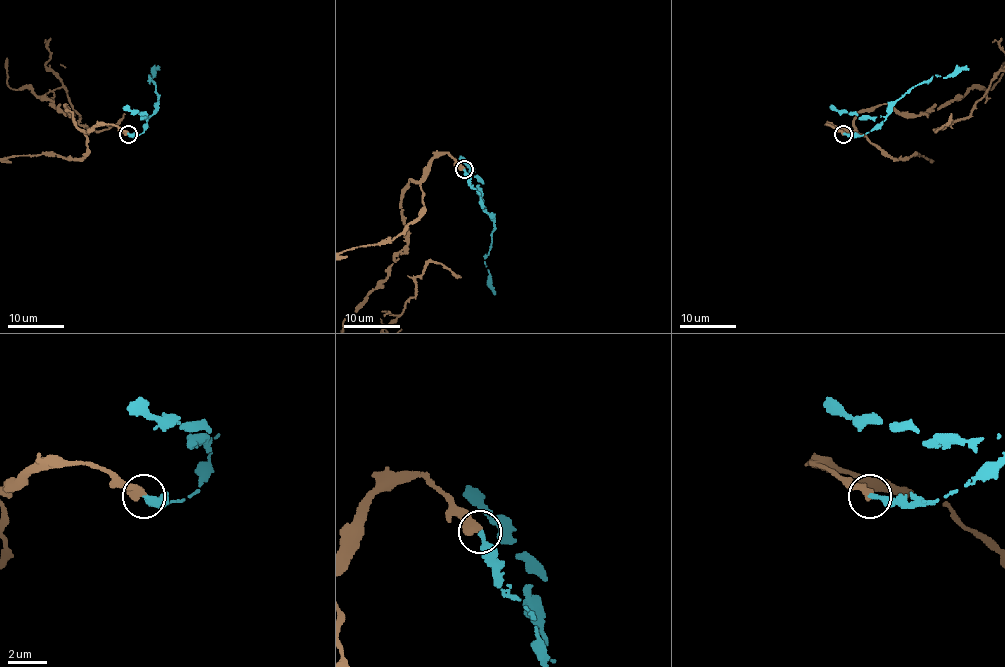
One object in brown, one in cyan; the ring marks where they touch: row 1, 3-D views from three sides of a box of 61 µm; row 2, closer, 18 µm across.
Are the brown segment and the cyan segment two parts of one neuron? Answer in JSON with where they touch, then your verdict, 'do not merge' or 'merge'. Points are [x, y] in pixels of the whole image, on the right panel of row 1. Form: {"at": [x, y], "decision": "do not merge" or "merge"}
{"at": [843, 134], "decision": "merge"}

